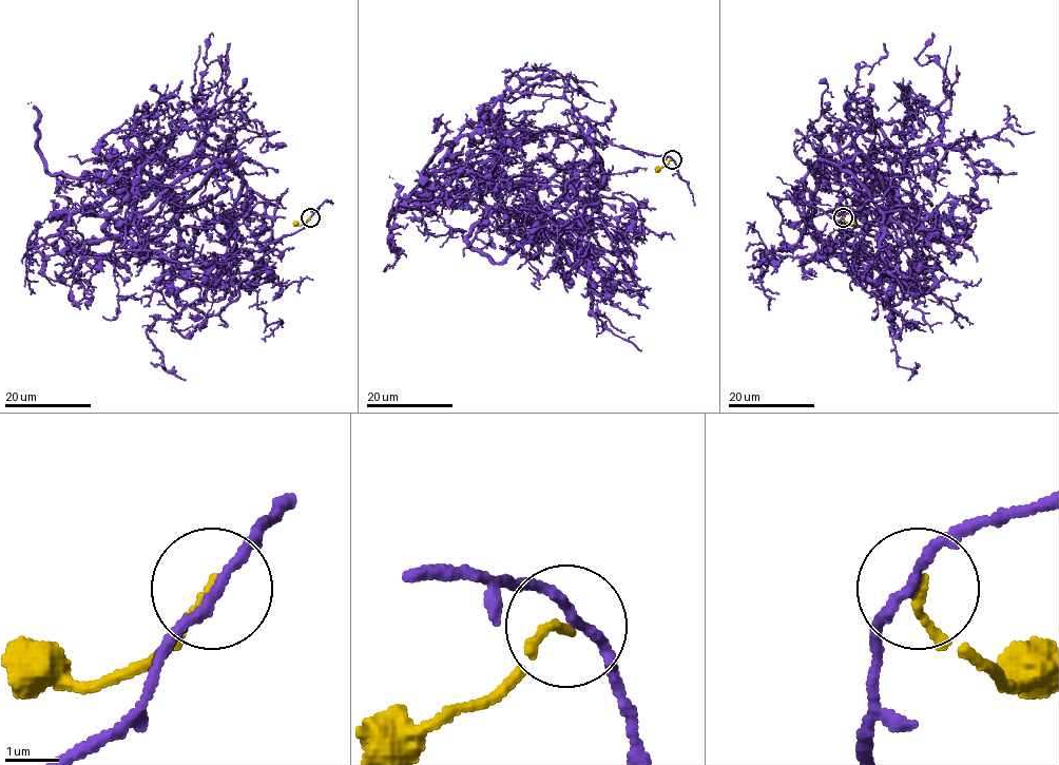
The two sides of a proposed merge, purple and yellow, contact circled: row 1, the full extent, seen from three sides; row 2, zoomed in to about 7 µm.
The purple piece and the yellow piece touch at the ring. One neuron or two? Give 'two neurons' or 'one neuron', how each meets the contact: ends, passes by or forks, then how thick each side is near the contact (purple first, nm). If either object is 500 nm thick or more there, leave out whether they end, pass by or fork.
two neurons | purple passes by | yellow ends | 170/160 nm

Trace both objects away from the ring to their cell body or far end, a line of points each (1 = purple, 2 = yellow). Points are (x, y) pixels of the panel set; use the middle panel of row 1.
1: (671, 158), (594, 130), (571, 188), (596, 202), (573, 224), (526, 224), (622, 236), (644, 197)
2: (671, 160), (655, 172)

